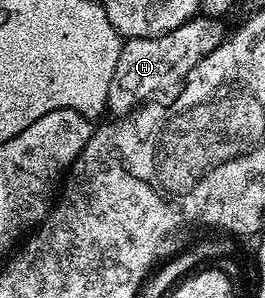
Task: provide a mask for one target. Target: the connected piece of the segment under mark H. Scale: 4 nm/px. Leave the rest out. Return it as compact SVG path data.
M196 17L177 25L169 33L157 37L137 37L126 40L120 46L117 69L113 69L113 81L107 94L107 111L115 117L131 114L148 101L159 97L162 91L178 88L187 75L225 38L223 19Z

